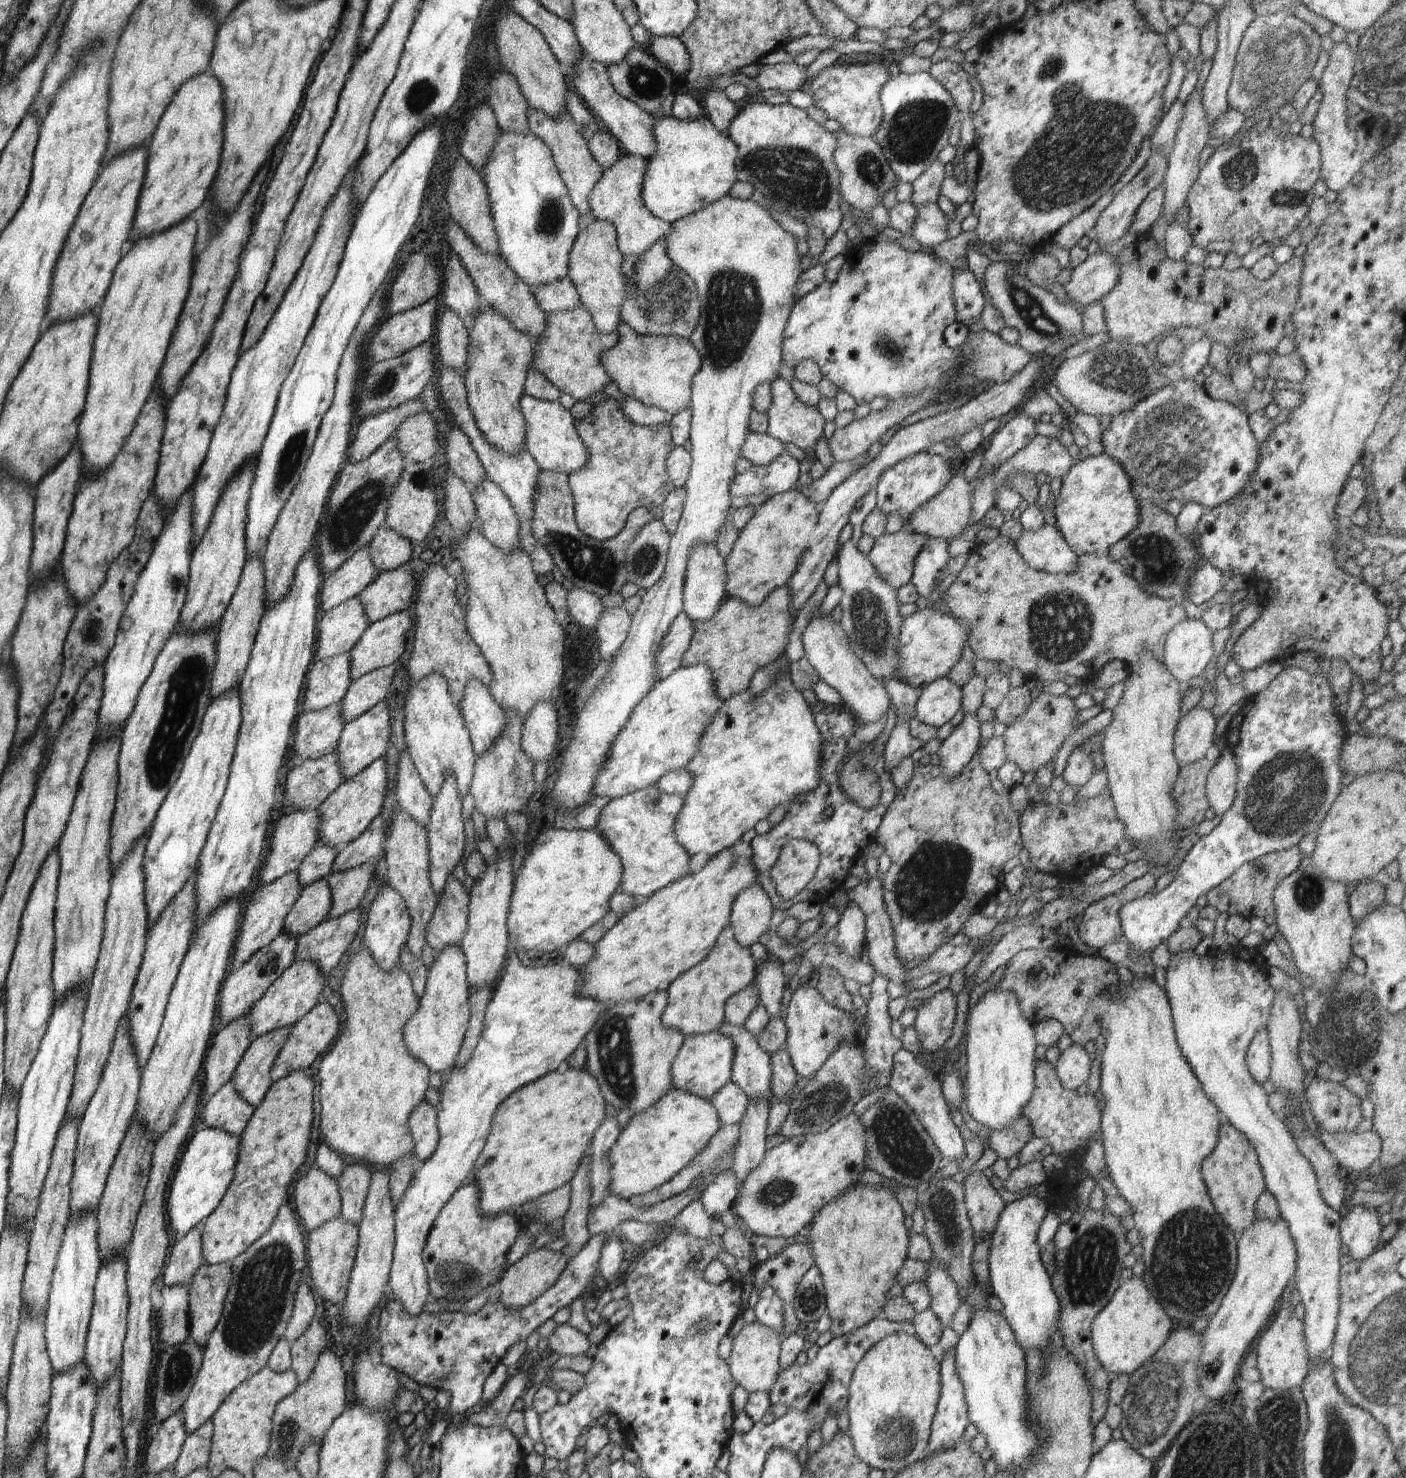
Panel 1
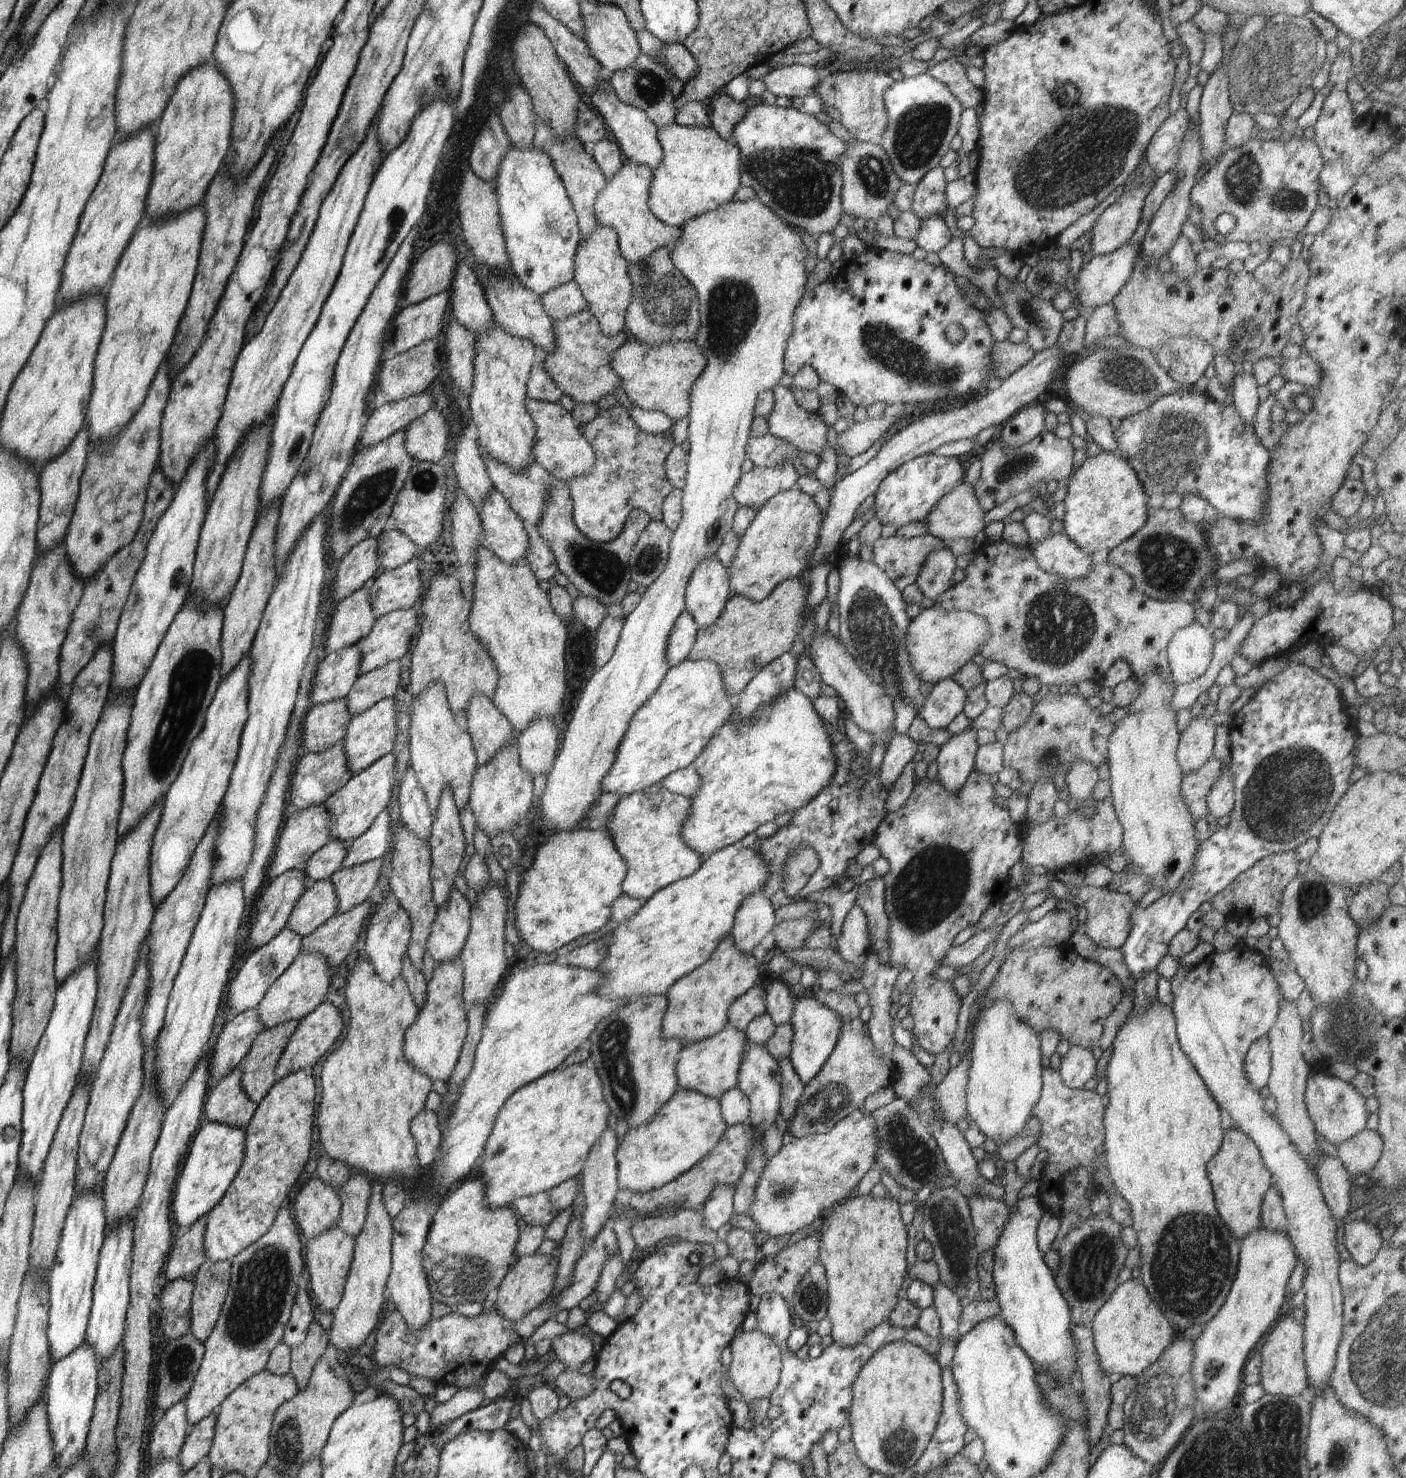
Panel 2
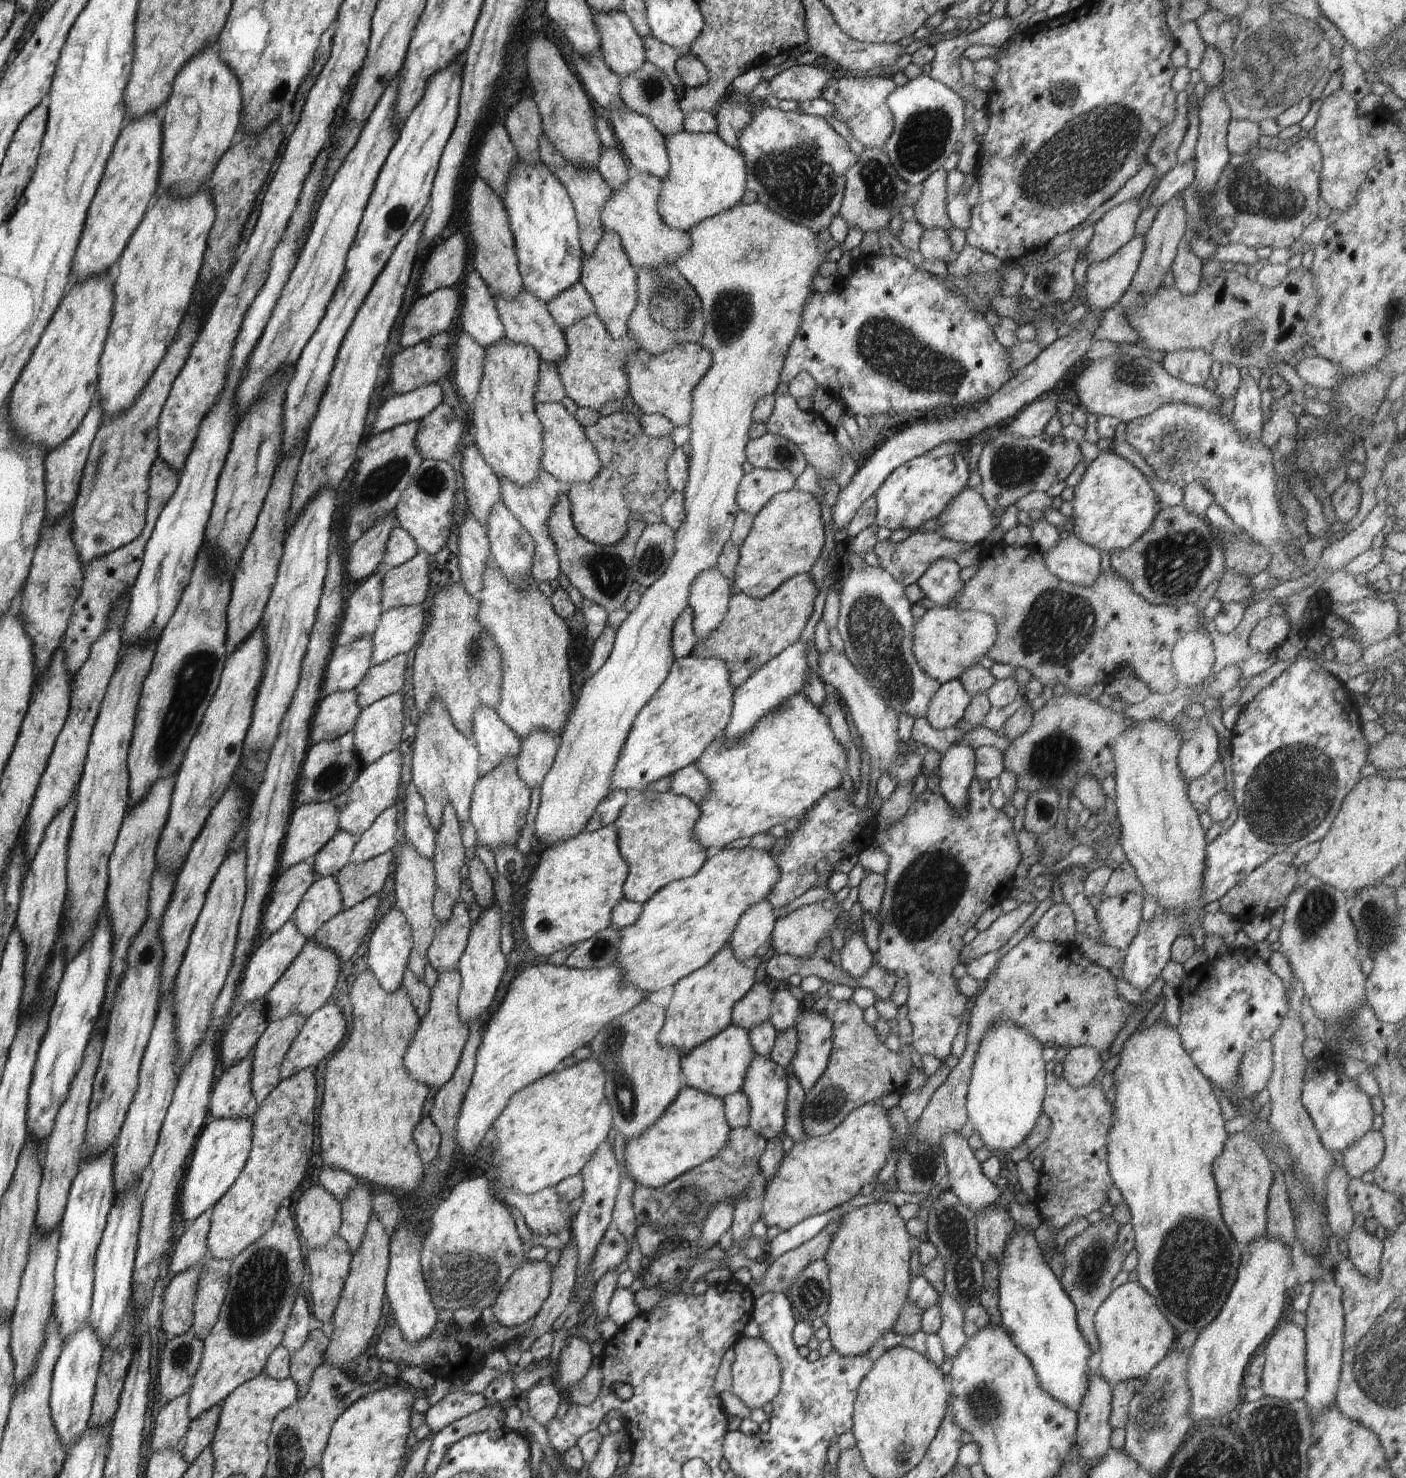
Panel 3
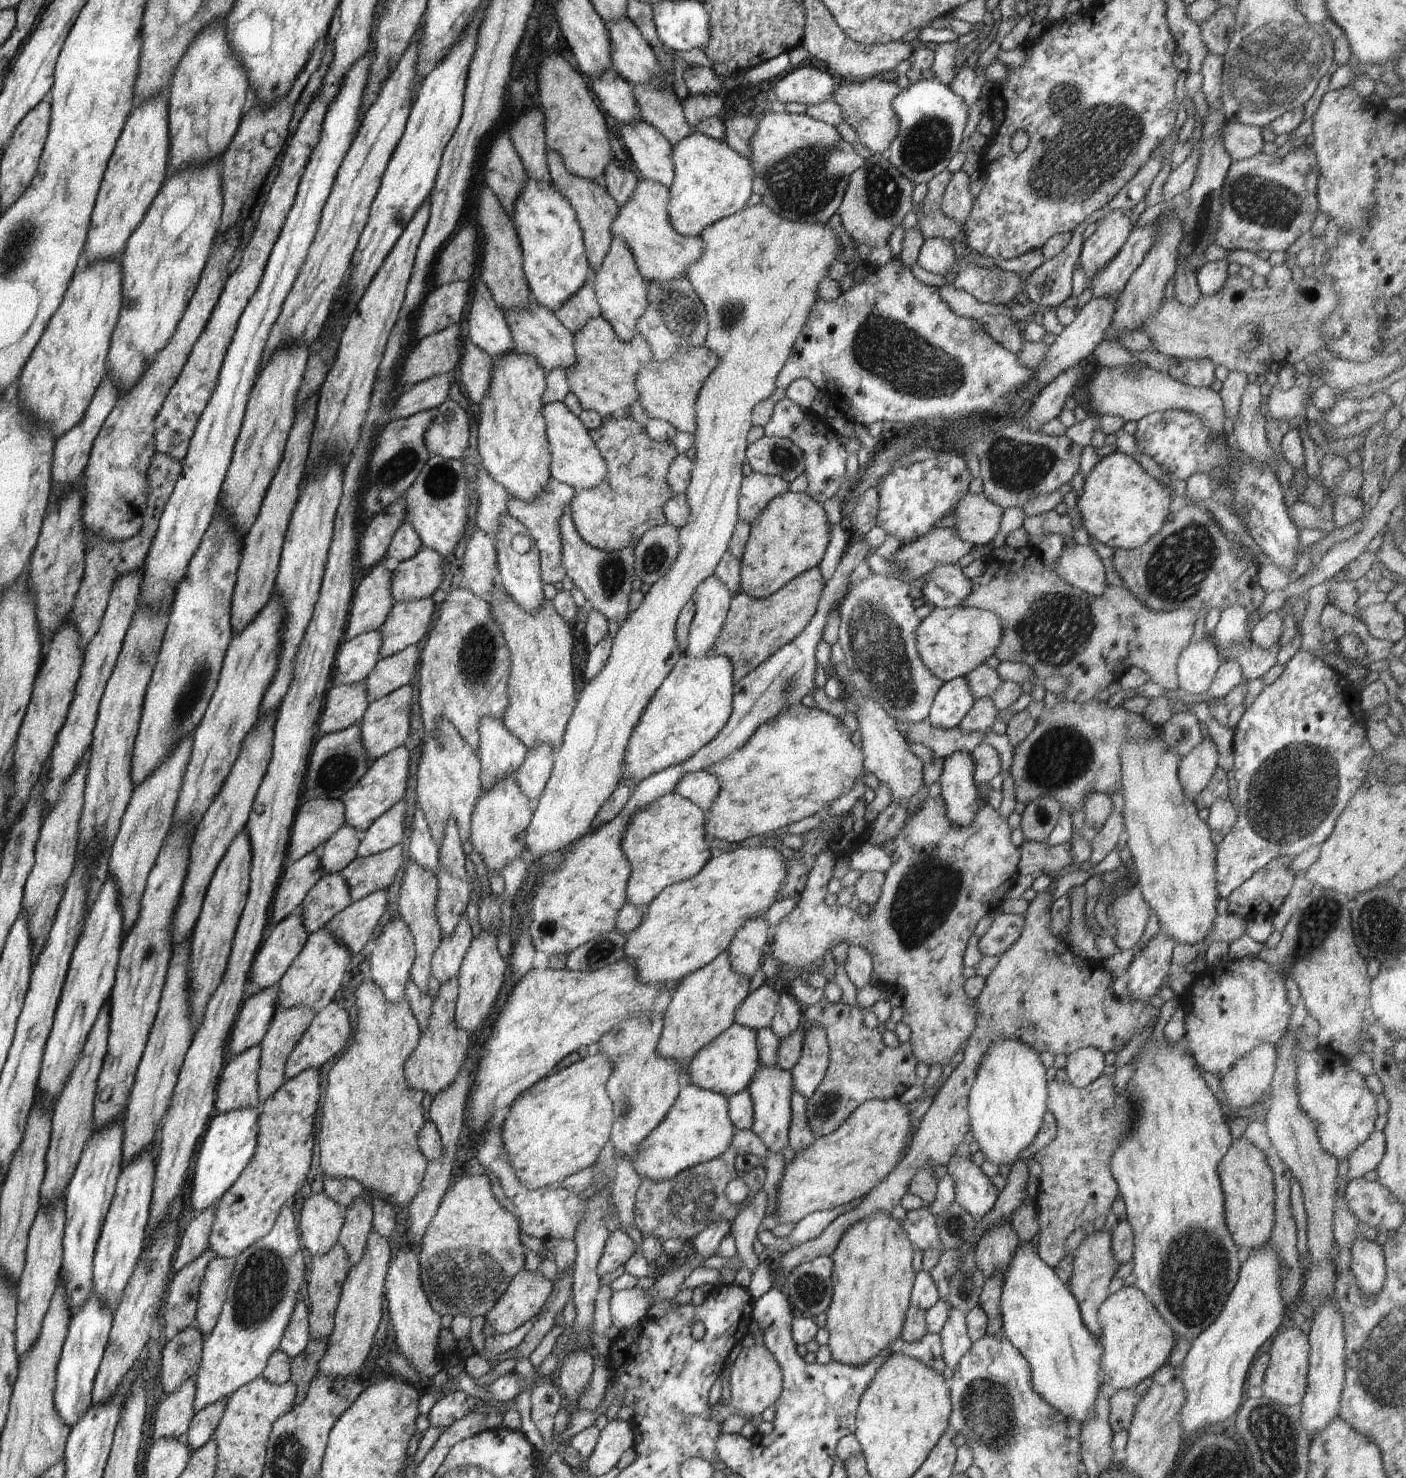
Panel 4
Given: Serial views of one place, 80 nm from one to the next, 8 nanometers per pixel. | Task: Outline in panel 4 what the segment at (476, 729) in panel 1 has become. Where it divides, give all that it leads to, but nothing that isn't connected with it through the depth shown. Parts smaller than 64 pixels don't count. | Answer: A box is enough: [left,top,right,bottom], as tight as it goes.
[479,717,527,790]

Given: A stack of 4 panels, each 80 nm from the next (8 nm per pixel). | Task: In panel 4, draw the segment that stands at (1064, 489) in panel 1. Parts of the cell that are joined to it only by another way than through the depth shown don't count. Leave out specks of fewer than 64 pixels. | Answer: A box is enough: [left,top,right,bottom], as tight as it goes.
[1077,451,1176,550]

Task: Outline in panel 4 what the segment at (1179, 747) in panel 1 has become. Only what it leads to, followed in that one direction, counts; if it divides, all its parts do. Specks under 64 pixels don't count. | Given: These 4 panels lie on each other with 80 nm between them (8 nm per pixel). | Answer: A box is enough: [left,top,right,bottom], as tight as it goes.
[1178,737,1218,802]

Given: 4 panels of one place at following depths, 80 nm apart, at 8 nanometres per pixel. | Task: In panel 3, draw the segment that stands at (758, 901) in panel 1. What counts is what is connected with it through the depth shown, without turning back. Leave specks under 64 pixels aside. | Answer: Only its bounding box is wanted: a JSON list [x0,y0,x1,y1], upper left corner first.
[729,899,777,961]

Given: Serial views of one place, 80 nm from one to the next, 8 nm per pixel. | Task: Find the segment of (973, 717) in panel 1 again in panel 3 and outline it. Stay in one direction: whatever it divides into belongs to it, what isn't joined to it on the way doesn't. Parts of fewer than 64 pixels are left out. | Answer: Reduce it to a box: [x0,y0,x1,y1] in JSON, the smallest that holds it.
[937,743,975,809]

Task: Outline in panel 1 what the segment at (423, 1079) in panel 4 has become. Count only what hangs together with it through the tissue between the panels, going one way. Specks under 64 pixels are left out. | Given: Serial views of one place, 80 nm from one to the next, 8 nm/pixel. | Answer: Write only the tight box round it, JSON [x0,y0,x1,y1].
[403,943,470,1074]

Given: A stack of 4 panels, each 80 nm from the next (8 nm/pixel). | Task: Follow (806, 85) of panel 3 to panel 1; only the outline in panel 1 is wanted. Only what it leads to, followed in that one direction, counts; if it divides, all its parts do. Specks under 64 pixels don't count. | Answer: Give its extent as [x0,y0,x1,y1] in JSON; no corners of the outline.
[755,63,807,94]

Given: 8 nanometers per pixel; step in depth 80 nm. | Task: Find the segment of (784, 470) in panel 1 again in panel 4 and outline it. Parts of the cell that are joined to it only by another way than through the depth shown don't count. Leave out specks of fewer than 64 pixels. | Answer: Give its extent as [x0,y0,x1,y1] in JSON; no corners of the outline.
[739,471,790,526]

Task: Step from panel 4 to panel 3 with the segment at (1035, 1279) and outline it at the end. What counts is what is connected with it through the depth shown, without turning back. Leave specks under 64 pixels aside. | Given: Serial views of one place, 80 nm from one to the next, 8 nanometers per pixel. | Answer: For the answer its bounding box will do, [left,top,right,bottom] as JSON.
[999,1224,1092,1412]

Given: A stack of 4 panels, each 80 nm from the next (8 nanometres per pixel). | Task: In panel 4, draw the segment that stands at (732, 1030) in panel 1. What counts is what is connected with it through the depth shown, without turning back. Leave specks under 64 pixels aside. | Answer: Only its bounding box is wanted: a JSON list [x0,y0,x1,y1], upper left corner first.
[747,1065,793,1152]

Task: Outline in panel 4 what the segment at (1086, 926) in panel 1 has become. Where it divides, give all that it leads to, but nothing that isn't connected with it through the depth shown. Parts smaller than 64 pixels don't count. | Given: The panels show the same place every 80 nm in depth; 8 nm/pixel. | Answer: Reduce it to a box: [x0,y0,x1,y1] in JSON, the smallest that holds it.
[1107,889,1149,950]

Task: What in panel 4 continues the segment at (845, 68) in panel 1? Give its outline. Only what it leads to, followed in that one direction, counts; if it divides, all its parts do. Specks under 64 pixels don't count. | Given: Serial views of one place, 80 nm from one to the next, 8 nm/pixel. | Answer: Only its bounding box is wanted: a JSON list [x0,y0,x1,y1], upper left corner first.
[831,77,901,154]

